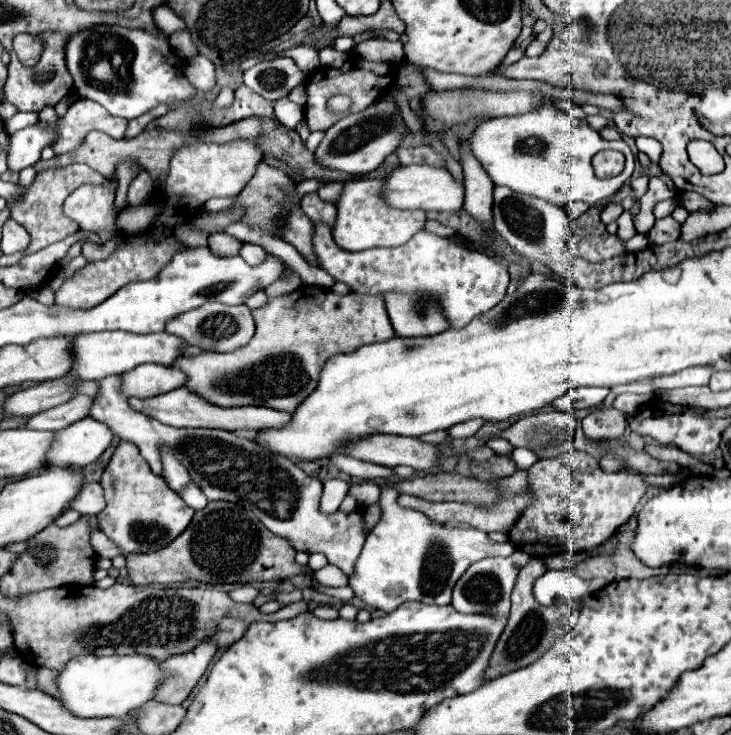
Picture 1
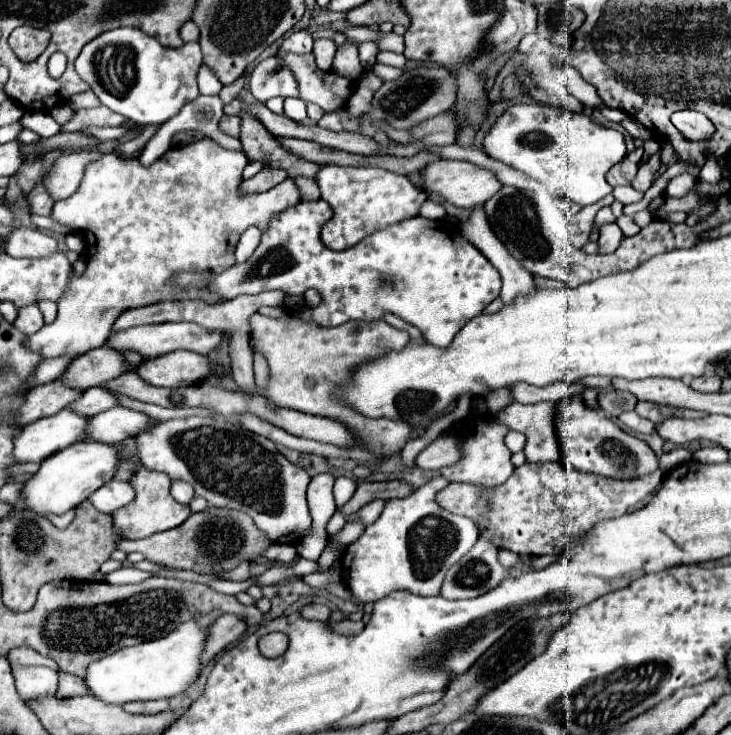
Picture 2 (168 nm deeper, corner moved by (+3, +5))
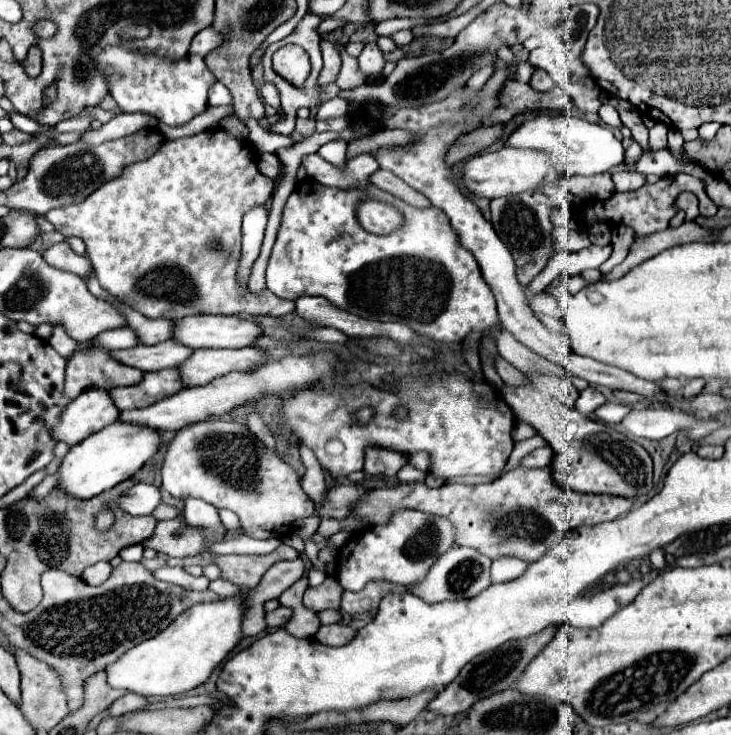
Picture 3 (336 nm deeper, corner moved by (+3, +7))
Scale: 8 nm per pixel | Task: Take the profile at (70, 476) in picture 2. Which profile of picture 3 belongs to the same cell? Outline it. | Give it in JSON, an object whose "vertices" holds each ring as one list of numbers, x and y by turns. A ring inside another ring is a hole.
{"vertices":[[109,424,103,430,95,432,93,436,85,438,83,442,75,444,67,456,63,458,57,476,57,490,67,492,77,500,89,500,105,490,111,490,123,480,129,480,157,450,159,436,155,430,135,424]]}

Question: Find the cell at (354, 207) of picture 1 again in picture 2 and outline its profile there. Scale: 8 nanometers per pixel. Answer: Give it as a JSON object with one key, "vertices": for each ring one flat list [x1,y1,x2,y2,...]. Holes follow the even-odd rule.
{"vertices":[[321,164,315,182,321,190,321,198,327,200,335,212,321,232,323,244,331,250,345,250,381,226,391,226,401,218,417,216,419,206,427,200,427,194,413,186,405,176,373,166]]}

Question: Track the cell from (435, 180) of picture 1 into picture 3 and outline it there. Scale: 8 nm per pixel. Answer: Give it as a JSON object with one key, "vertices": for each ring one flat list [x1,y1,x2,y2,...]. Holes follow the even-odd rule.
{"vertices":[[499,148,495,152,481,152,469,160,465,160,461,168,463,186,479,198,499,198,519,192,531,192,545,178,549,166,549,158,537,150,519,150,519,148]]}

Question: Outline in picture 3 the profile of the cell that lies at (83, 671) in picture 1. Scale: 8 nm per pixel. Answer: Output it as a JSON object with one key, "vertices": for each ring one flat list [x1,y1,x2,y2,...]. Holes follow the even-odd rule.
{"vertices":[[243,592,219,602,195,604,177,616,161,634,133,646,117,662,105,666,107,684,141,696,175,696,203,684,213,668,237,646,241,634]]}

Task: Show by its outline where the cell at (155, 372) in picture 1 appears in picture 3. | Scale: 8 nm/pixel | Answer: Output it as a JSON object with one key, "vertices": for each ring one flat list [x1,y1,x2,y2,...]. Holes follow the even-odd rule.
{"vertices":[[239,348,239,350,195,350,185,364,177,366,181,372,181,380,185,380,185,388,191,386,205,386,217,376,225,376,233,370,245,372,253,364,263,360,263,352,255,348]]}

